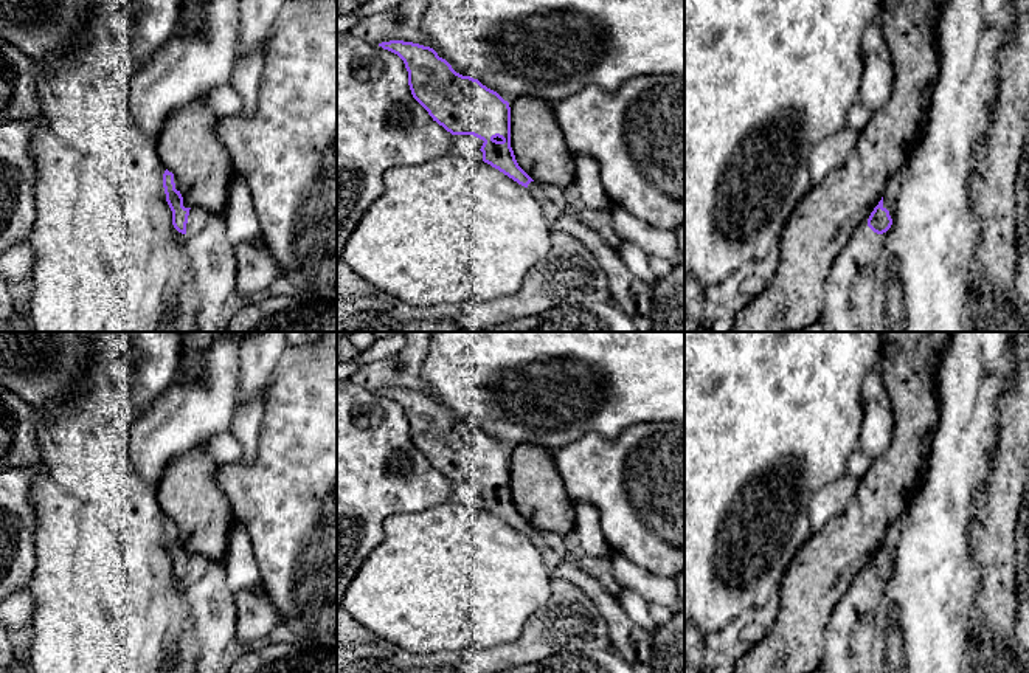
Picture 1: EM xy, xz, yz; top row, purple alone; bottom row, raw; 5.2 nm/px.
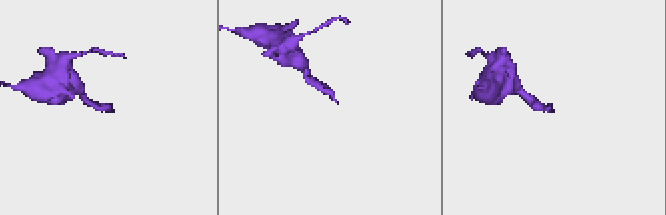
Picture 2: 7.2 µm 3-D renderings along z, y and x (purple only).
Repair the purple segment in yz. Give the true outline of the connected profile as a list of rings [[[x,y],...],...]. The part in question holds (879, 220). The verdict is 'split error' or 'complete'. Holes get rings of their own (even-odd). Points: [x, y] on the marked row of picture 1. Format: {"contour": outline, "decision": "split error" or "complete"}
{"contour": [[[897,171],[888,178],[885,194],[868,219],[868,226],[874,233],[883,234],[892,226],[891,208],[905,177],[906,172]]], "decision": "split error"}

